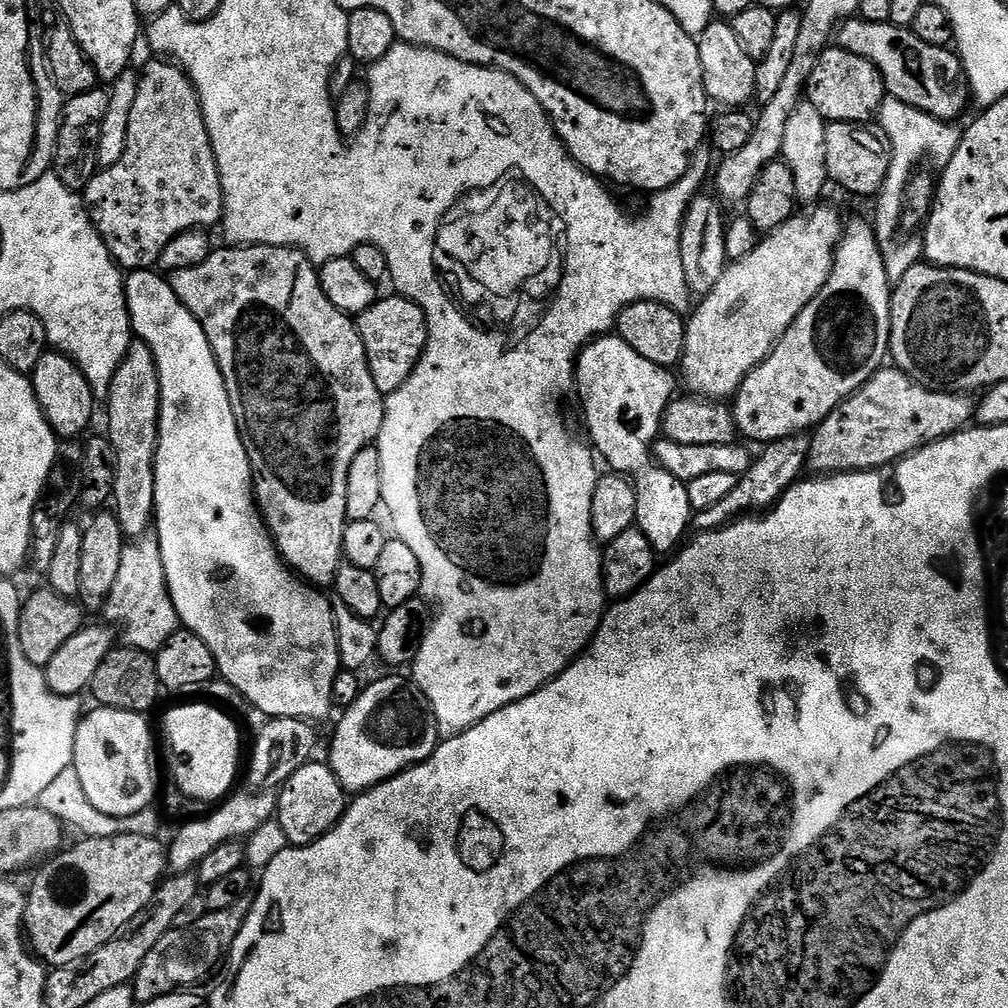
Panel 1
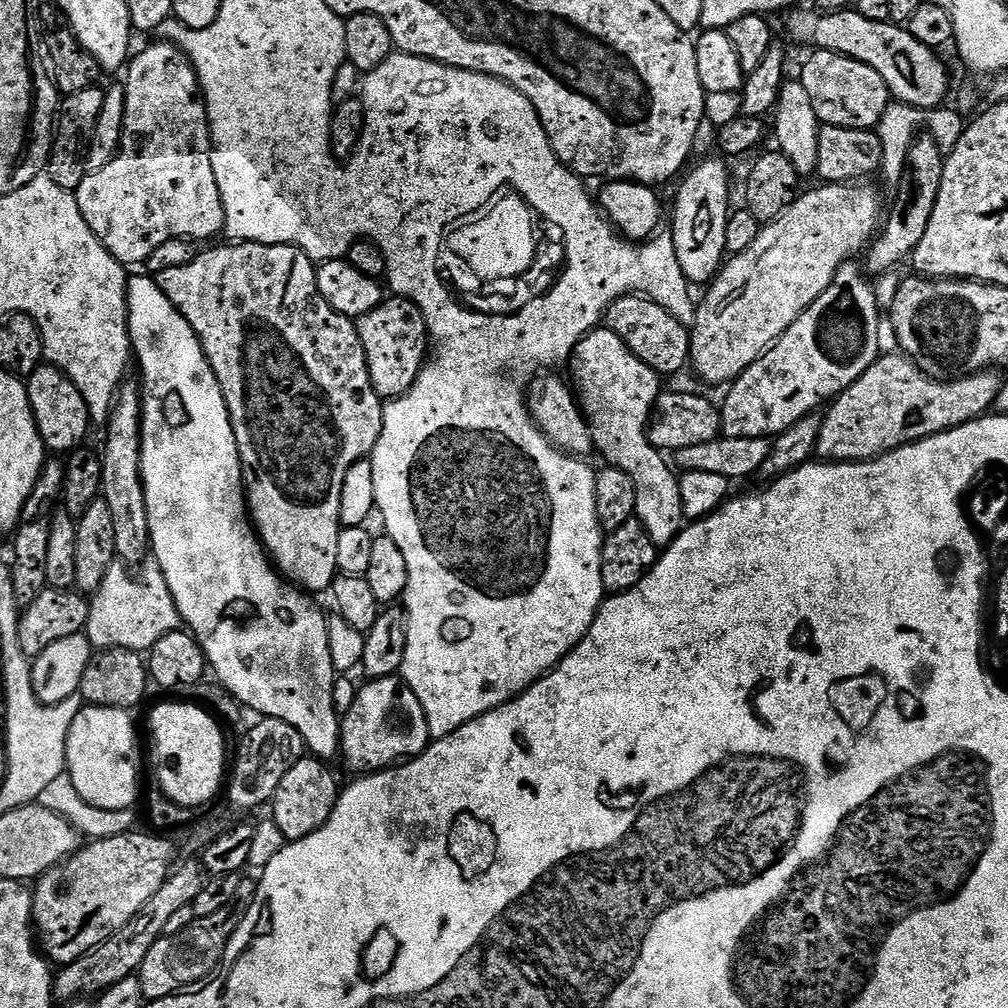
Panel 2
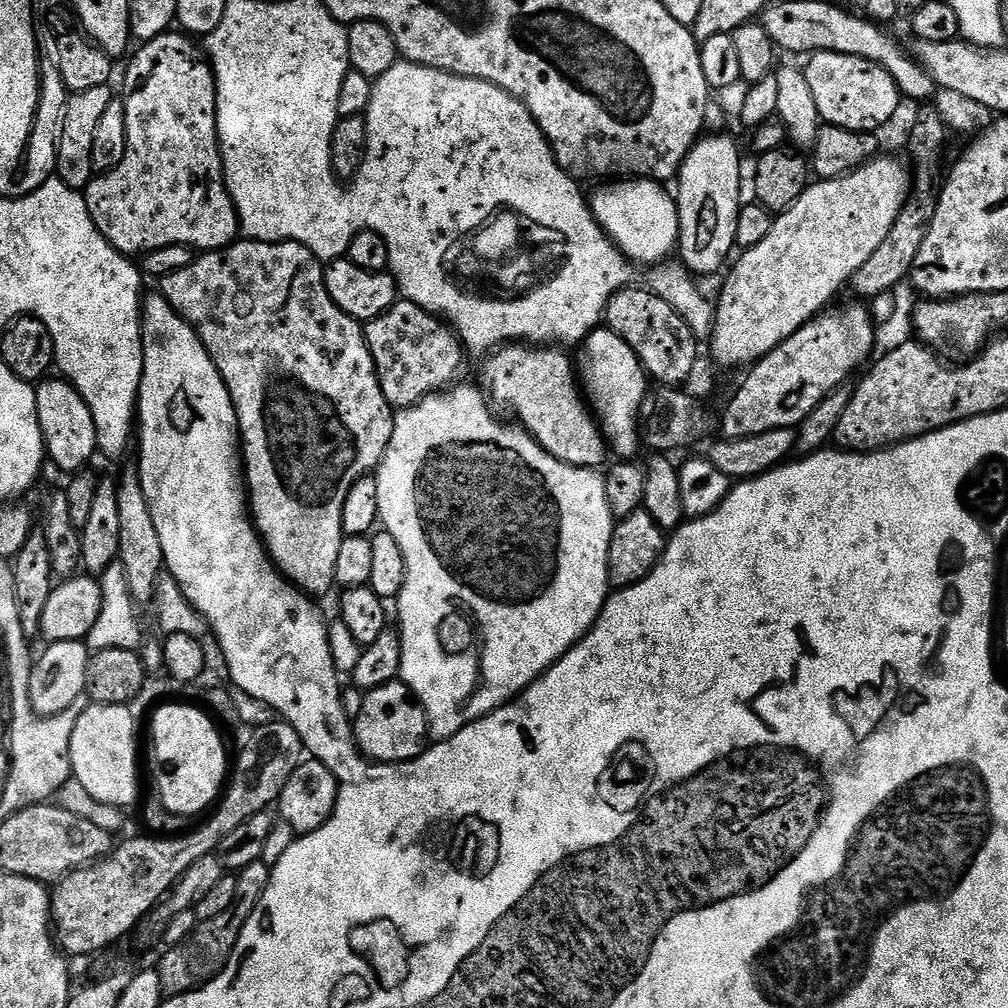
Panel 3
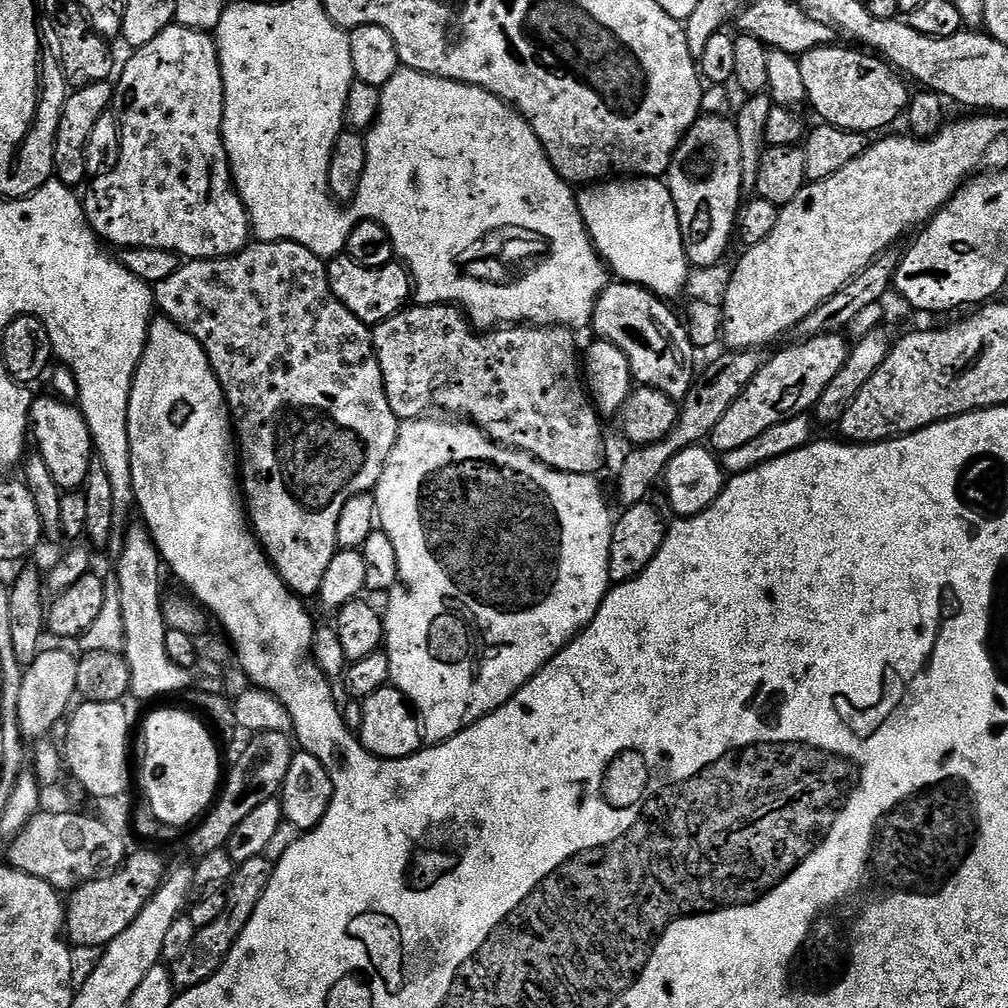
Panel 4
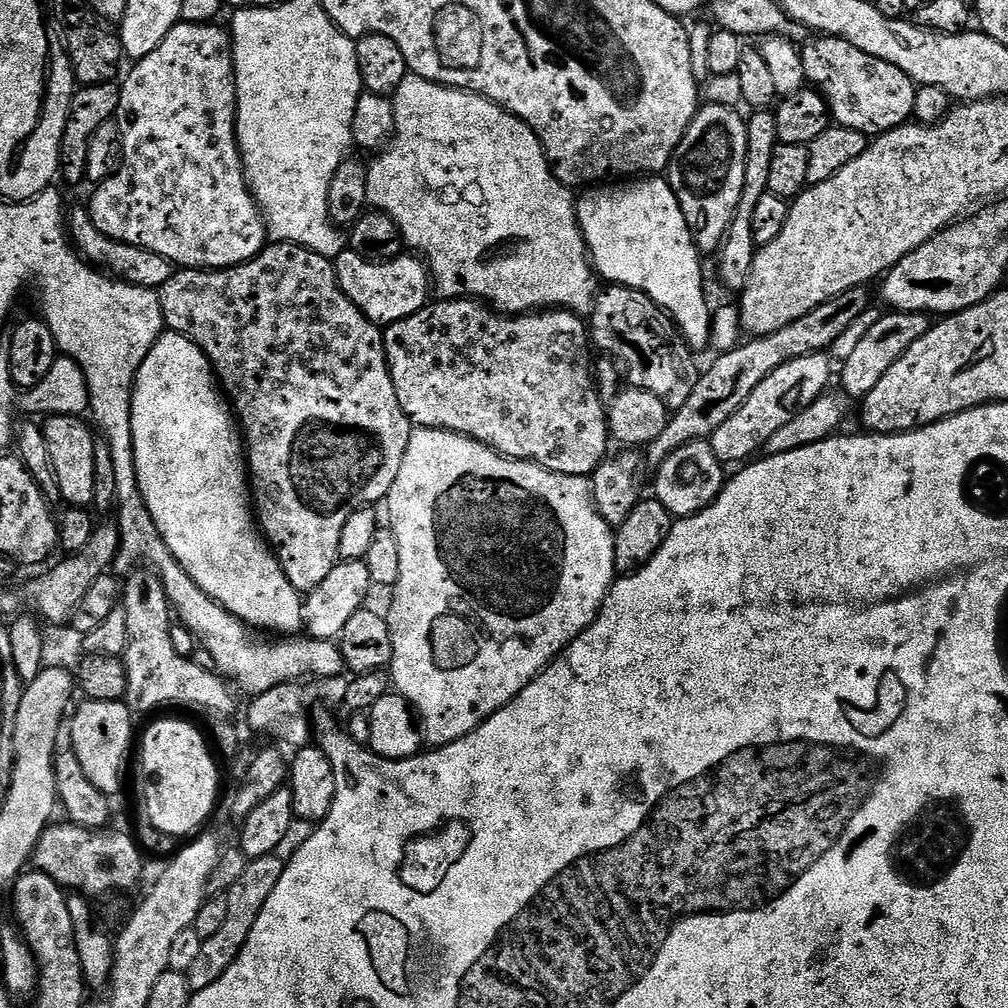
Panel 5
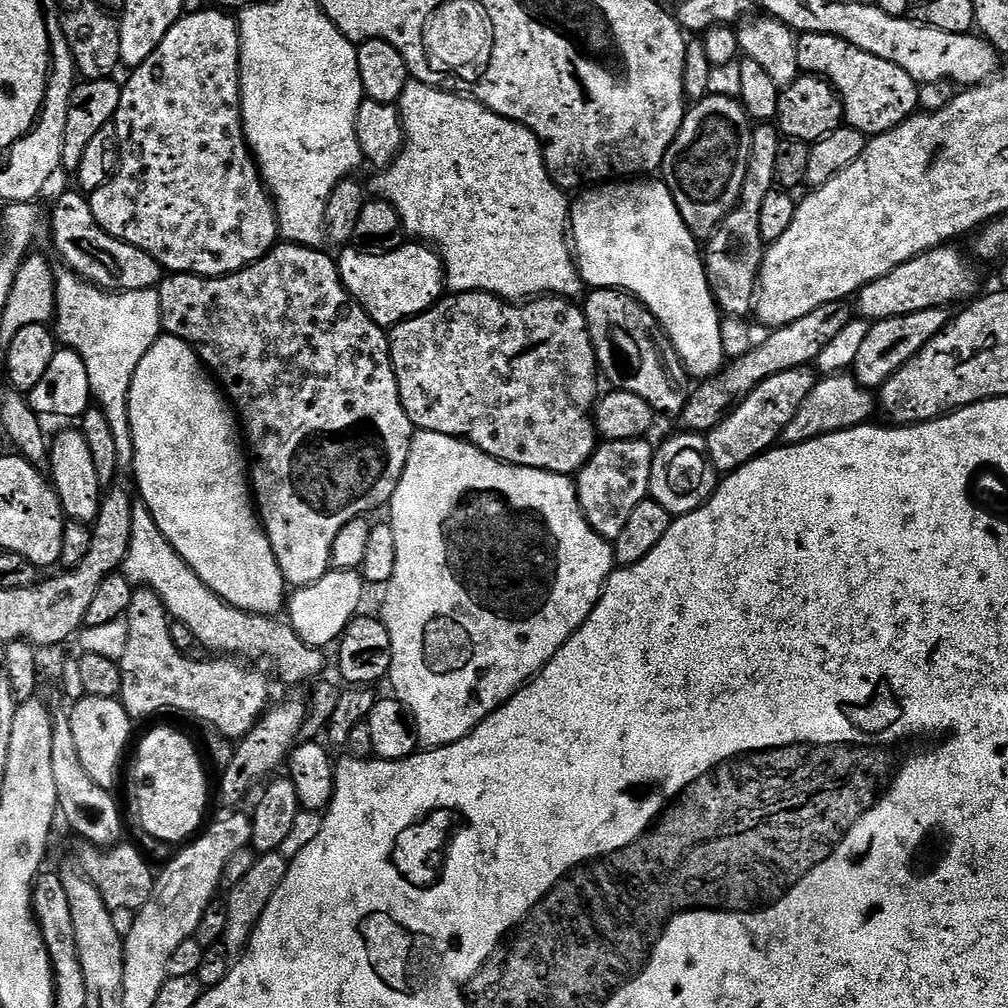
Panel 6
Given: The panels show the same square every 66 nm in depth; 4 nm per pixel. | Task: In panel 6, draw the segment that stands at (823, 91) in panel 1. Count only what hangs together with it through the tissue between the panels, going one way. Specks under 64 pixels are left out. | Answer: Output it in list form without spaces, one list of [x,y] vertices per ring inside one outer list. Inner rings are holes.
[[[803,33],[797,39],[798,66],[801,73],[823,76],[844,103],[844,124],[871,138],[897,128],[917,111],[920,99],[918,85],[902,66],[874,58],[837,36]]]

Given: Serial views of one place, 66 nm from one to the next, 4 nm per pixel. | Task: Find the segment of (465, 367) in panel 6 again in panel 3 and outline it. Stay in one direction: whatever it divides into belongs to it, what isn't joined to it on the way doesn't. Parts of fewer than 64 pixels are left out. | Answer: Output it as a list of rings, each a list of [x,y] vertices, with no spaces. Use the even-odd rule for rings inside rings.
[[[401,299],[378,318],[367,321],[363,325],[363,330],[368,349],[376,363],[376,373],[380,379],[382,394],[386,394],[386,402],[392,405],[393,409],[413,408],[418,402],[441,391],[445,385],[457,379],[455,376],[459,374],[460,367],[464,364],[466,349],[455,331],[441,317],[432,315],[422,306],[409,300]],[[523,342],[501,346],[485,359],[489,360],[485,362],[484,369],[480,372],[479,383],[497,409],[505,408],[517,416],[515,419],[519,427],[529,432],[536,443],[542,446],[542,450],[546,450],[551,456],[570,466],[599,469],[600,463],[610,456],[610,449],[604,443],[600,425],[596,423],[596,417],[592,415],[584,399],[573,357],[567,356],[564,352],[567,351],[560,346],[533,346]]]

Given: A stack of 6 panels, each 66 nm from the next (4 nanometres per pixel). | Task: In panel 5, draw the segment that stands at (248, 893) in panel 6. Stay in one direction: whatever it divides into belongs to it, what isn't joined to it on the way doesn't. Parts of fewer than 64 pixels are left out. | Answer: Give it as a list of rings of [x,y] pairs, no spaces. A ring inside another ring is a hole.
[[[274,854],[249,859],[242,878],[238,878],[238,882],[234,882],[234,886],[230,886],[227,893],[228,913],[222,930],[218,930],[218,934],[205,940],[202,950],[198,950],[198,958],[194,961],[194,966],[190,966],[186,974],[193,992],[206,990],[206,986],[218,982],[218,978],[222,978],[222,974],[226,974],[228,967],[236,961],[266,898],[270,898],[274,886],[278,886],[278,878],[282,878],[284,865],[285,861],[279,860]]]

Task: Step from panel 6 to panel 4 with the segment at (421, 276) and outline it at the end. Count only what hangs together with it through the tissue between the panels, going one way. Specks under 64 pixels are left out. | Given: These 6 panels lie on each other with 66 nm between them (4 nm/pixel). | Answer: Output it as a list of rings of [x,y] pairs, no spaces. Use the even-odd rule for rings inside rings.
[[[341,254],[327,261],[326,267],[330,290],[338,298],[338,302],[342,302],[342,306],[346,306],[346,310],[350,310],[354,318],[369,326],[386,322],[394,314],[403,312],[413,299],[412,277],[403,263],[393,262],[381,268],[371,268],[358,266],[358,262],[351,260],[347,254]]]

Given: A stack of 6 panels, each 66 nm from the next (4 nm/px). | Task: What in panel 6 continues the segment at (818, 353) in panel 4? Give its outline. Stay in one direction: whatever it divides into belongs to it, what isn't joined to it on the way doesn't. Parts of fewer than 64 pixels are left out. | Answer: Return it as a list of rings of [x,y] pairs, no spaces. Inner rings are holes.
[[[811,367],[786,370],[766,378],[754,391],[743,397],[720,424],[707,433],[706,455],[717,473],[737,472],[743,464],[749,464],[755,456],[773,447],[781,439],[786,422],[798,414],[798,406],[802,406],[817,379],[817,373]]]

